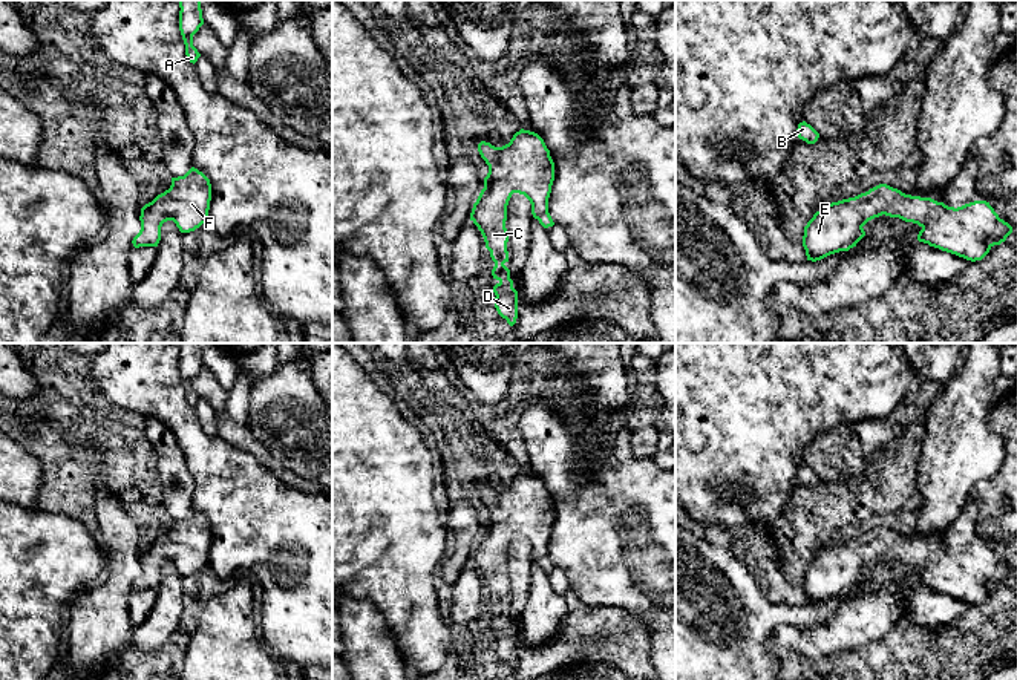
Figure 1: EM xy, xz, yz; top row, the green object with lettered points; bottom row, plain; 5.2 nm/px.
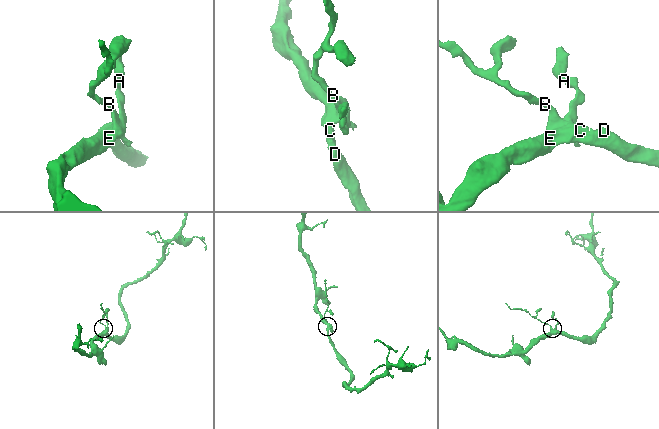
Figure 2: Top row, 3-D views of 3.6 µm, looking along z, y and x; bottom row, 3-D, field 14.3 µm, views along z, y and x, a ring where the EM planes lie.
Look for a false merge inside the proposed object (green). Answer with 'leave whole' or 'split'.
leave whole

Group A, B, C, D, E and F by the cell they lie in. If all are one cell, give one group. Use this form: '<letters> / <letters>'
A B C D E F

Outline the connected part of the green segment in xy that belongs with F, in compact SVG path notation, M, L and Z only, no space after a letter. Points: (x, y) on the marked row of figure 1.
M198 168L172 178L170 188L141 208L141 230L132 240L133 247L158 247L167 221L173 221L181 233L195 231L208 221L210 201L210 179Z

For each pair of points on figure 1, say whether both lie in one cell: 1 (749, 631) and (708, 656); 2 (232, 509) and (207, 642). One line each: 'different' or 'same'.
1: same
2: different

